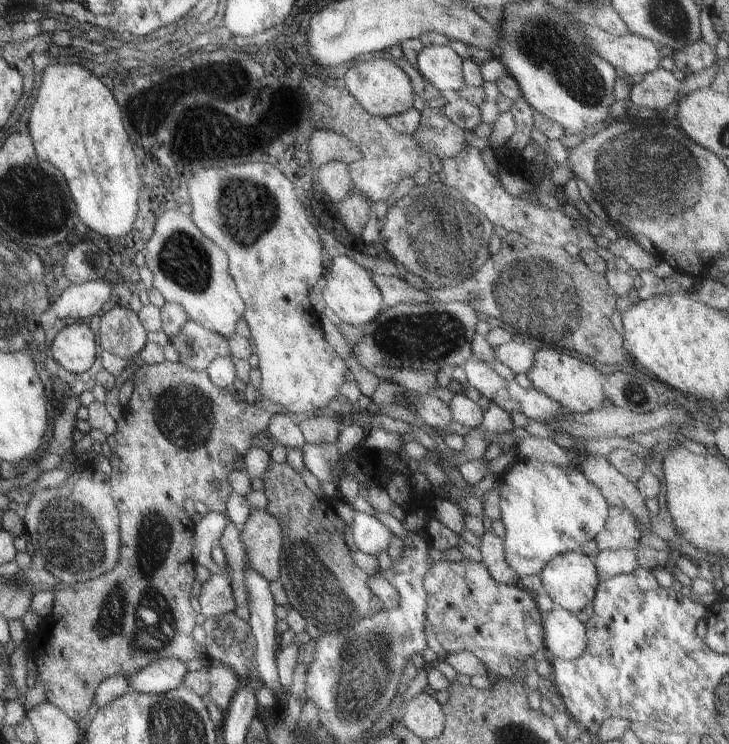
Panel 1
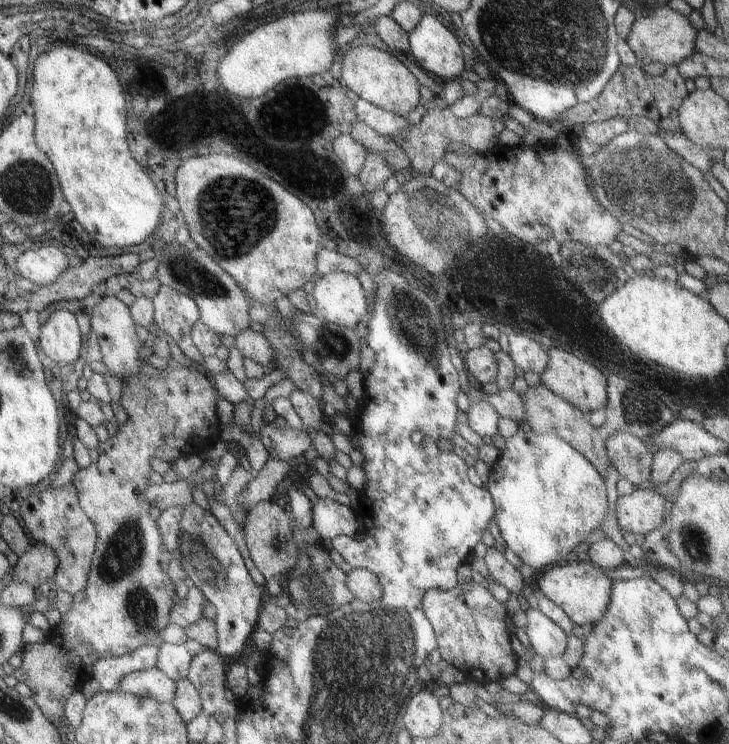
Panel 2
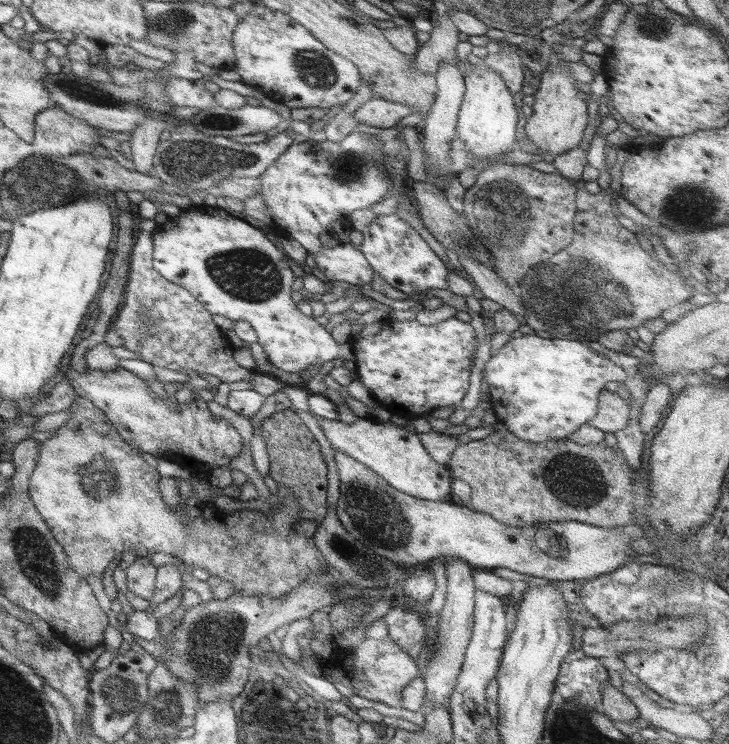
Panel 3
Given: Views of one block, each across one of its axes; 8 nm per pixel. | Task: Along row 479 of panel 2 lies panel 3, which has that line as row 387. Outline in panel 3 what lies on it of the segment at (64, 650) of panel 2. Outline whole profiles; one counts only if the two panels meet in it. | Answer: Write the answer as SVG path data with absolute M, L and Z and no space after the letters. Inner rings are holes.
M69 367L65 375L77 397L87 400L95 409L101 411L121 440L137 452L145 452L154 457L177 456L175 462L191 470L192 474L208 474L213 472L213 468L228 465L243 448L237 430L229 422L212 416L206 408L206 403L199 398L176 404L169 400L160 400L151 392L146 382L123 369L113 371L88 369L86 372L77 373Z

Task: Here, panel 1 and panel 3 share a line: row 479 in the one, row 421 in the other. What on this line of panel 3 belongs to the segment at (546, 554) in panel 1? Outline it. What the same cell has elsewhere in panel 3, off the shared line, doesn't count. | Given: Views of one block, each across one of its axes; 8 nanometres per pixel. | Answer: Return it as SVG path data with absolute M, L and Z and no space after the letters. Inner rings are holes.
M523 334L502 345L484 364L482 372L490 408L497 421L518 440L531 444L540 444L555 440L563 441L577 428L581 428L586 420L593 419L596 414L597 396L607 382L622 383L626 380L626 372L609 359L592 352L591 348L580 343L578 338L563 340L546 339L539 334Z

